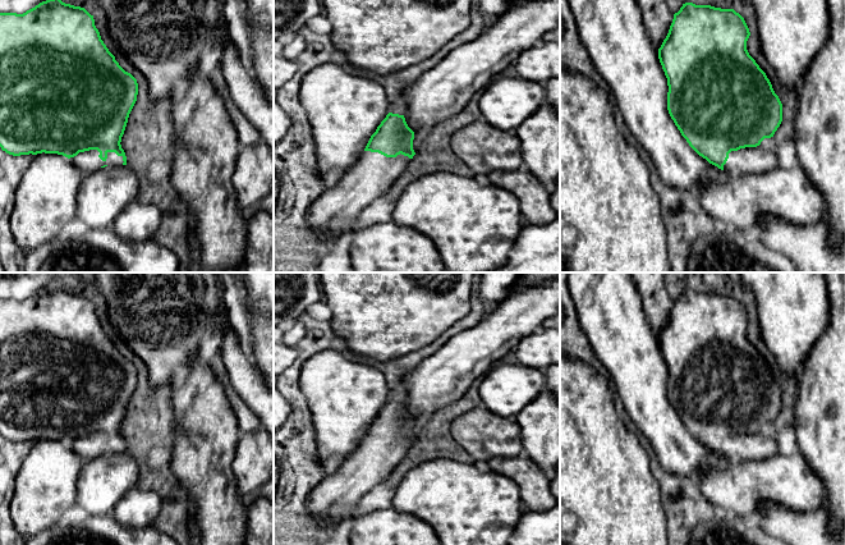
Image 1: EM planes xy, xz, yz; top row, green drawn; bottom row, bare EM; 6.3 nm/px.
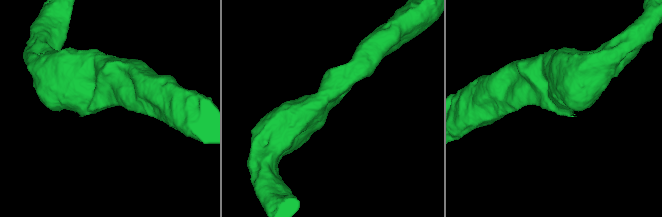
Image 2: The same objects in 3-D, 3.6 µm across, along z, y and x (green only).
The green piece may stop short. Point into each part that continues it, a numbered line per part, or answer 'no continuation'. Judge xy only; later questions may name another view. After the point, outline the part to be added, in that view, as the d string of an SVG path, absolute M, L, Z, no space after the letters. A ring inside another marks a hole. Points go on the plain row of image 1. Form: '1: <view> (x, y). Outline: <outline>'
1: xy (88, 448). Outline: M89 436L79 439L77 443L70 444L70 446L83 462L93 459L101 455L104 452L114 454L121 453L124 449L123 443L118 443L115 439L107 439L107 445L105 448L102 448L98 441L100 439L97 436Z

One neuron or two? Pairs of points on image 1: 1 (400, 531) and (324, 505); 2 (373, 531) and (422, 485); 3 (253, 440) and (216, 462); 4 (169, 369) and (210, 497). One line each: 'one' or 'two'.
1: two
2: two
3: two
4: two

